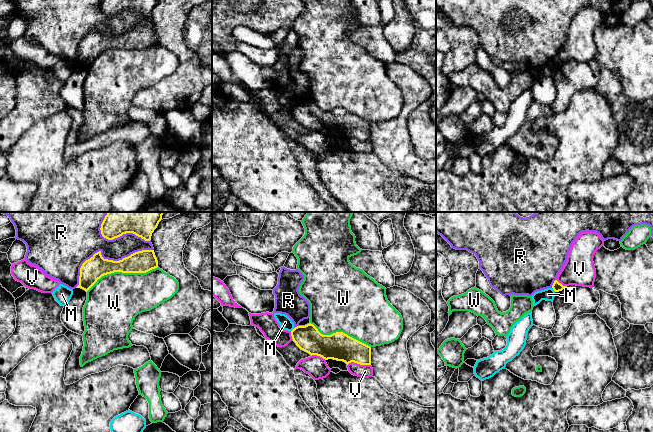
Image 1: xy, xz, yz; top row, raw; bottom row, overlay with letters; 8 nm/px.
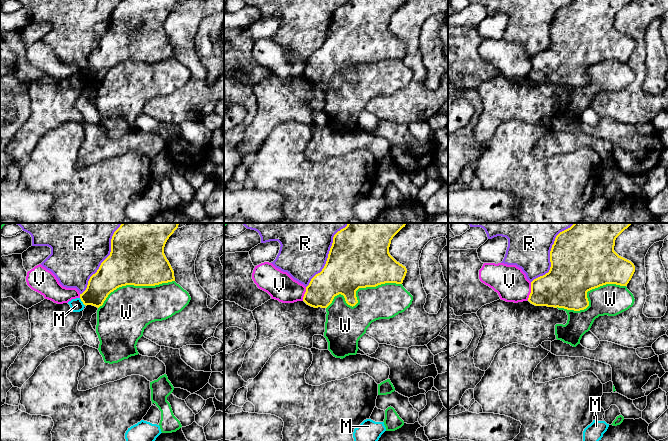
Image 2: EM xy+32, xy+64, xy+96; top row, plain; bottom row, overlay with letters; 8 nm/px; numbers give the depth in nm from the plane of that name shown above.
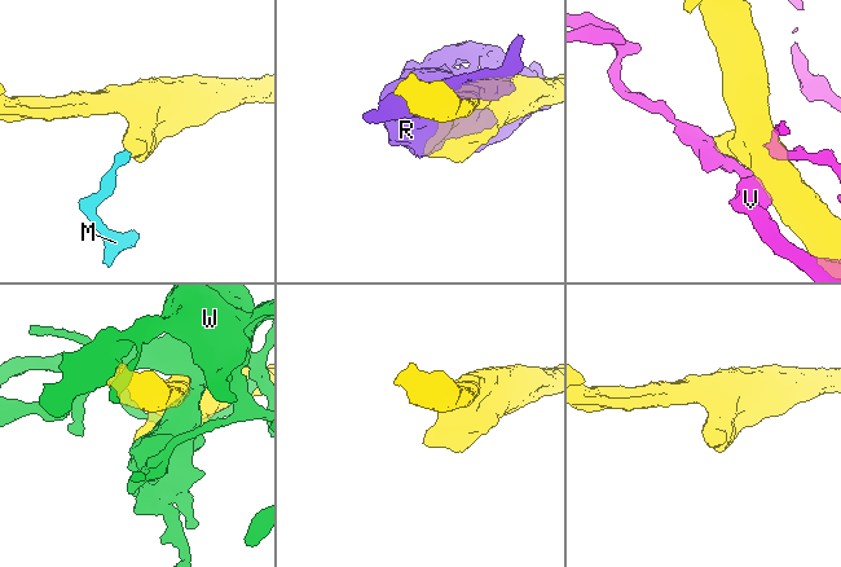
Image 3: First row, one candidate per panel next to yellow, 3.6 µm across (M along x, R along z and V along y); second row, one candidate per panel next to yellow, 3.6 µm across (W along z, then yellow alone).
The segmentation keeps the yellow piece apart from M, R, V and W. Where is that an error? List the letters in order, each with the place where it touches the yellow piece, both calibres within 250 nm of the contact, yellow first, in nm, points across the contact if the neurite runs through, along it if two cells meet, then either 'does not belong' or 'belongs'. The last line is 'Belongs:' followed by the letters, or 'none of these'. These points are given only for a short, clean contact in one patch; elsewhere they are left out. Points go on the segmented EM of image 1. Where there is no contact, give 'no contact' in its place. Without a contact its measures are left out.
M: meets yellow in yz at (553, 289); 70 nm thick on the yellow side, 100 nm on the other; border along yz (552, 287), (555, 291); does not belong
R: meets yellow in xy at (105, 259); 180 nm thick on the yellow side, 320 nm on the other; does not belong
V: meets yellow in xz at (358, 363); 220 nm thick on the yellow side, 110 nm on the other; does not belong
W: meets yellow in xy at (121, 271); 180 nm thick on the yellow side, 420 nm on the other; does not belong
Belongs: none of these

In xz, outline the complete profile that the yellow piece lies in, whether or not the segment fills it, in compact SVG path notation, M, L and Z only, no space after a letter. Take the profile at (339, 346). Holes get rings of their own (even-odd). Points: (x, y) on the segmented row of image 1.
M309 323L295 327L291 336L296 345L311 356L343 361L347 365L351 362L371 365L371 347L343 332L323 335Z

